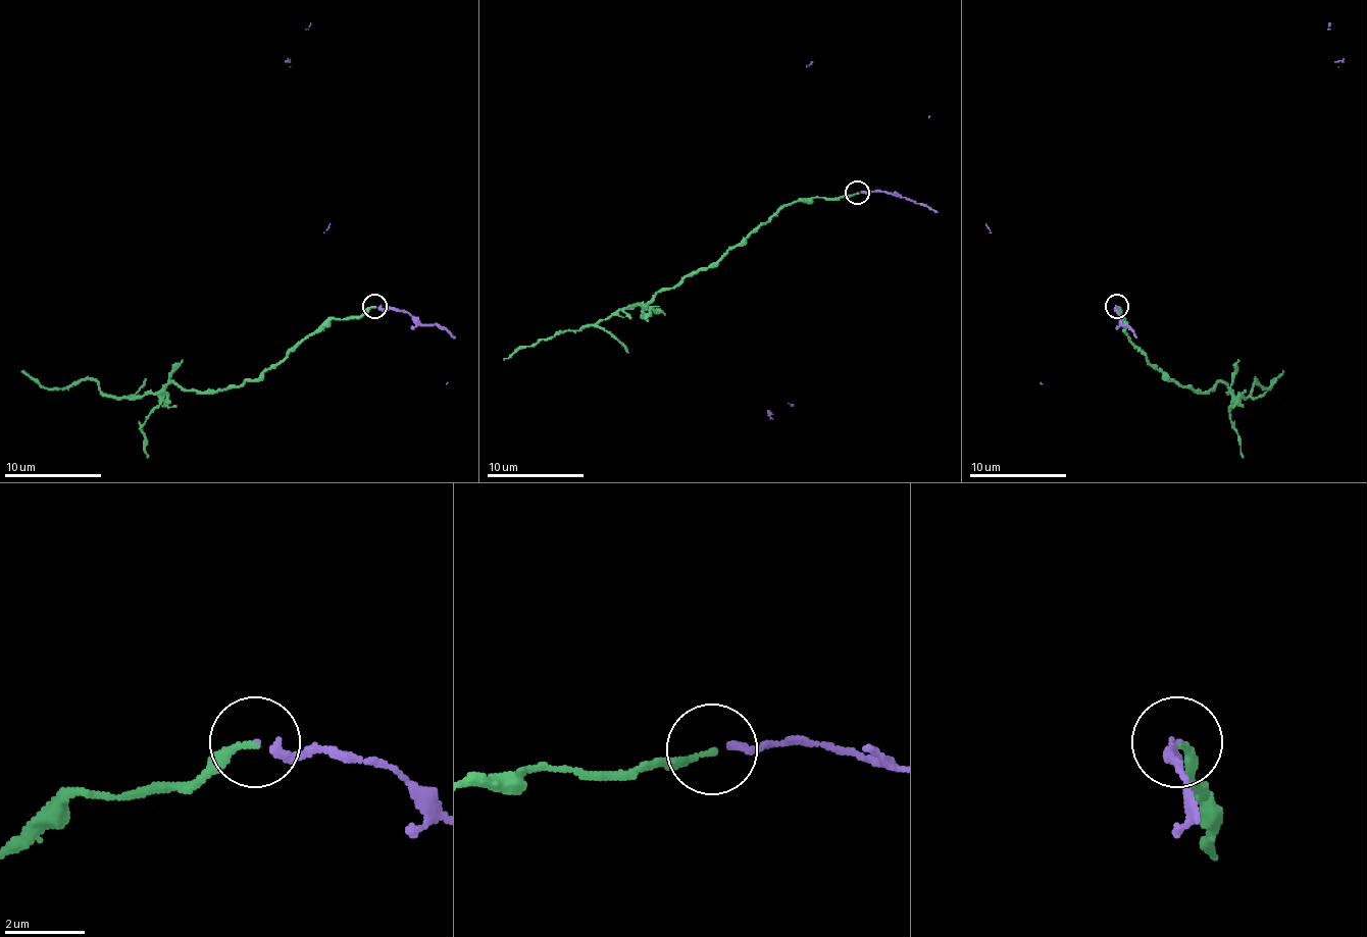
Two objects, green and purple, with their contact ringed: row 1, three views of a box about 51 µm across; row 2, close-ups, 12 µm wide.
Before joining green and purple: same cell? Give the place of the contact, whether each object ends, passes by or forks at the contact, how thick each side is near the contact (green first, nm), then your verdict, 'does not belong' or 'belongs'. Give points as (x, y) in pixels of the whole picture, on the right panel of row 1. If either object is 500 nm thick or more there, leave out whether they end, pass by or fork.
(1117, 306) | green ends | purple ends | 170/170 nm | does not belong

